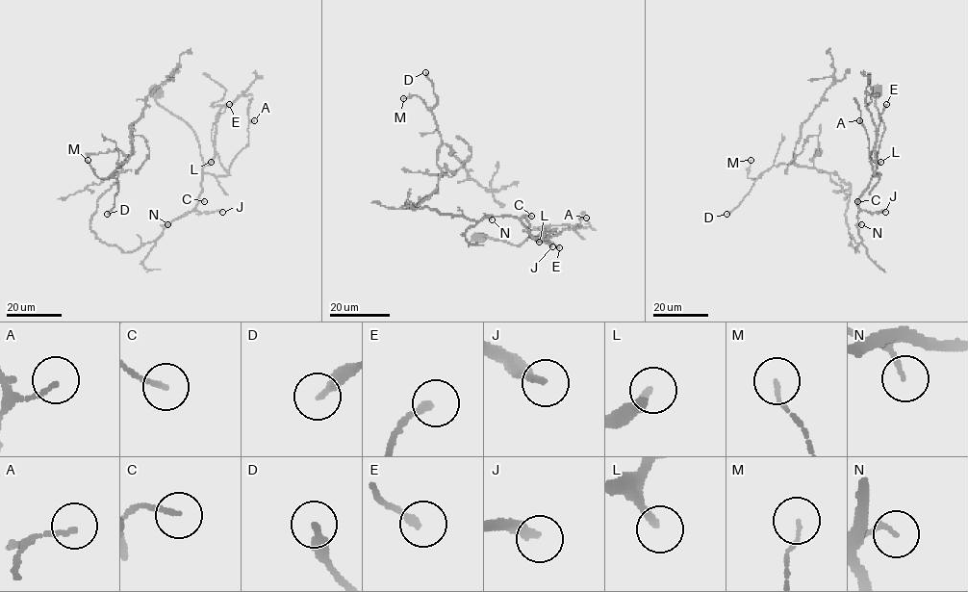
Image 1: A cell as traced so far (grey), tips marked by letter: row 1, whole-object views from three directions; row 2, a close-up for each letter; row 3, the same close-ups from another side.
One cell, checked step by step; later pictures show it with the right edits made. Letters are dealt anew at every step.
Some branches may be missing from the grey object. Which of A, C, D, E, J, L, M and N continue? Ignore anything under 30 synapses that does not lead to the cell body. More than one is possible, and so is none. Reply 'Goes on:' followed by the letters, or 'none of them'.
Goes on: J, L

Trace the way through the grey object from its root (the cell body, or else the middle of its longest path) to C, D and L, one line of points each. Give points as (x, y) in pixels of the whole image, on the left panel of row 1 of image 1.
C: (156, 90), (156, 101), (180, 117), (196, 138), (203, 163), (199, 198), (204, 201)
D: (156, 90), (197, 141), (197, 204), (134, 251), (107, 244), (89, 221), (121, 163), (107, 214)
L: (156, 90), (156, 101), (180, 117), (192, 131), (202, 163), (207, 165), (211, 162)

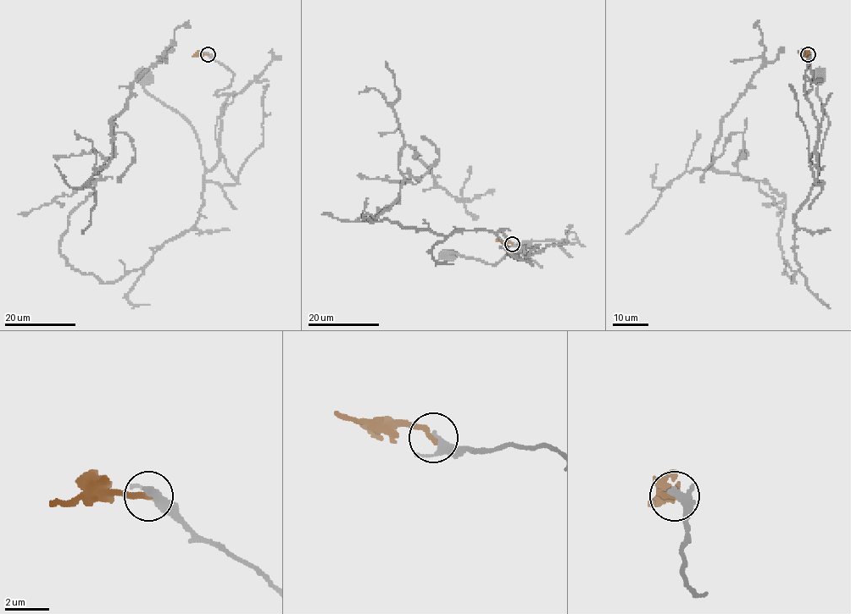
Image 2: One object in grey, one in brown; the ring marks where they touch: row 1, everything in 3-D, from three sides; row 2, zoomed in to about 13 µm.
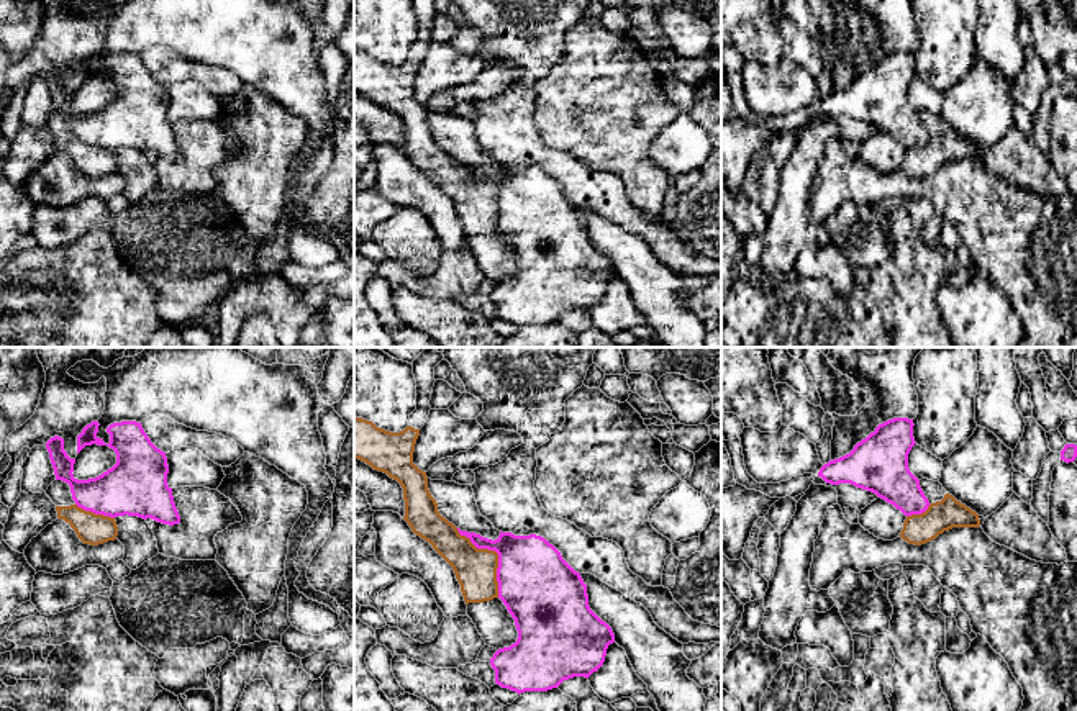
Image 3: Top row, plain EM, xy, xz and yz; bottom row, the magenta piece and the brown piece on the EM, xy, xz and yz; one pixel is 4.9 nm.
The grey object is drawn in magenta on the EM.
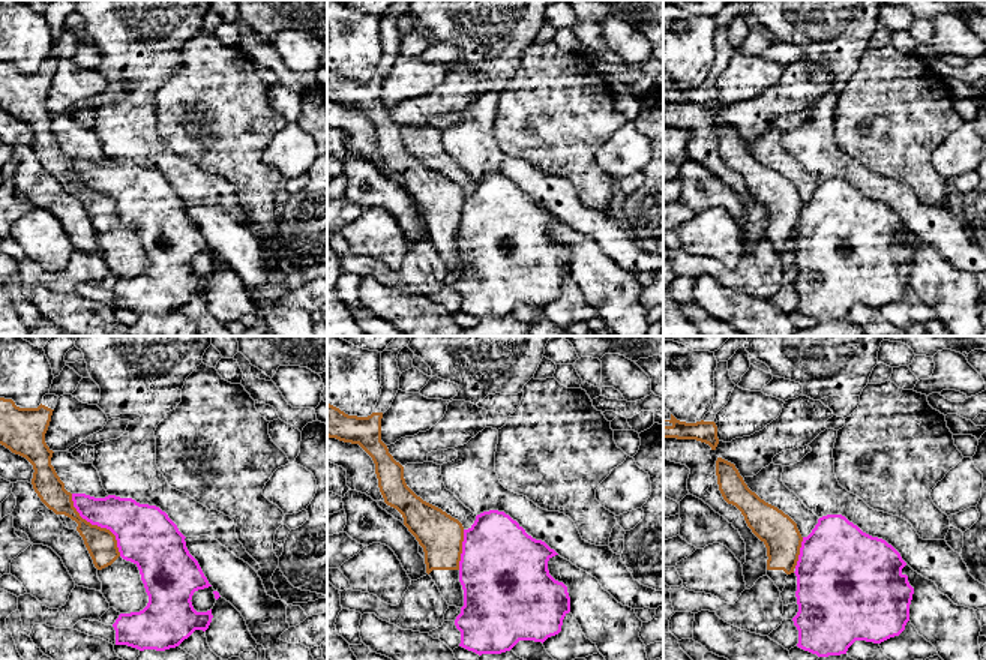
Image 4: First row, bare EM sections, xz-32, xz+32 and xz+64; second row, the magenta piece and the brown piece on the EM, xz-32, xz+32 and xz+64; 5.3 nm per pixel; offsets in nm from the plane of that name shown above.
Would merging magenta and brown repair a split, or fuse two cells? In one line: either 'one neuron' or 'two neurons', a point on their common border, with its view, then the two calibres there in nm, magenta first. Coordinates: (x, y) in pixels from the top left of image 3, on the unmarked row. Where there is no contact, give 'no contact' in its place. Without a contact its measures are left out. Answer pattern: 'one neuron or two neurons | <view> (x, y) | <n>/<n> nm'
two neurons | xz (497, 185) | 360/200 nm

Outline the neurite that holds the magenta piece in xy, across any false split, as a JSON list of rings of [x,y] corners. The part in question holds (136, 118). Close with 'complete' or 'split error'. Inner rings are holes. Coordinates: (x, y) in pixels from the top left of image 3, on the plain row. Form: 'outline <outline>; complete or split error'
outline [[[98,54],[87,57],[77,69],[77,87],[85,79],[108,79],[116,87],[116,97],[102,108],[89,113],[74,110],[75,92],[64,84],[59,69],[46,75],[56,113],[70,120],[72,133],[85,144],[116,149],[138,149],[162,157],[179,157],[180,149],[174,136],[172,121],[167,118],[167,90],[157,82],[141,56],[121,54],[107,61],[110,75],[97,69]]]; complete

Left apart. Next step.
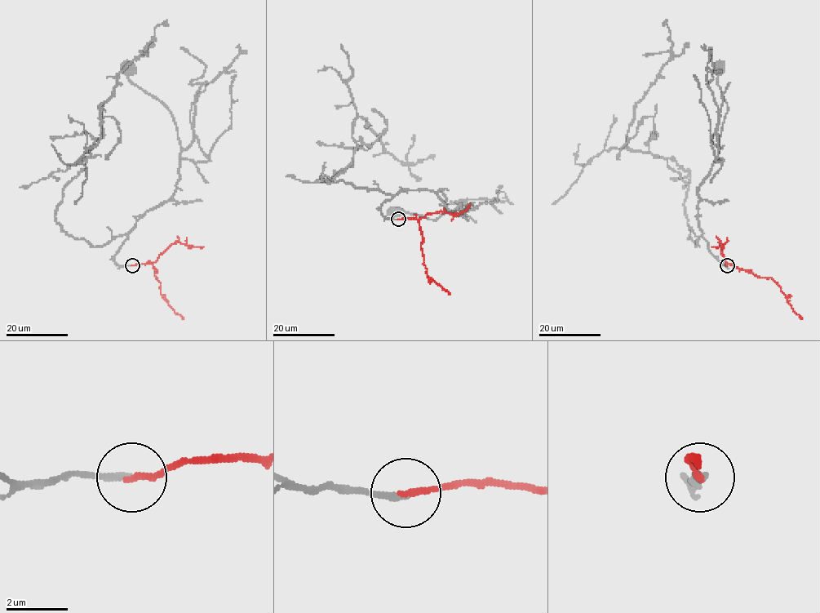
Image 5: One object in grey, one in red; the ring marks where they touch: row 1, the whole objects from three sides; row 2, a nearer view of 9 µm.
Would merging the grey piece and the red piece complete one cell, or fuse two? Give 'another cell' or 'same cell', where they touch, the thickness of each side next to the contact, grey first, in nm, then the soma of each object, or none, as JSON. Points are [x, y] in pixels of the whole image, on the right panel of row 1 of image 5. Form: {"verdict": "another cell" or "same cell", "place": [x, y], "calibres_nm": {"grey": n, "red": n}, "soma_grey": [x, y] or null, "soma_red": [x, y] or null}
{"verdict": "same cell", "place": [727, 265], "calibres_nm": {"grey": 200, "red": 200}, "soma_grey": [720, 66], "soma_red": null}

